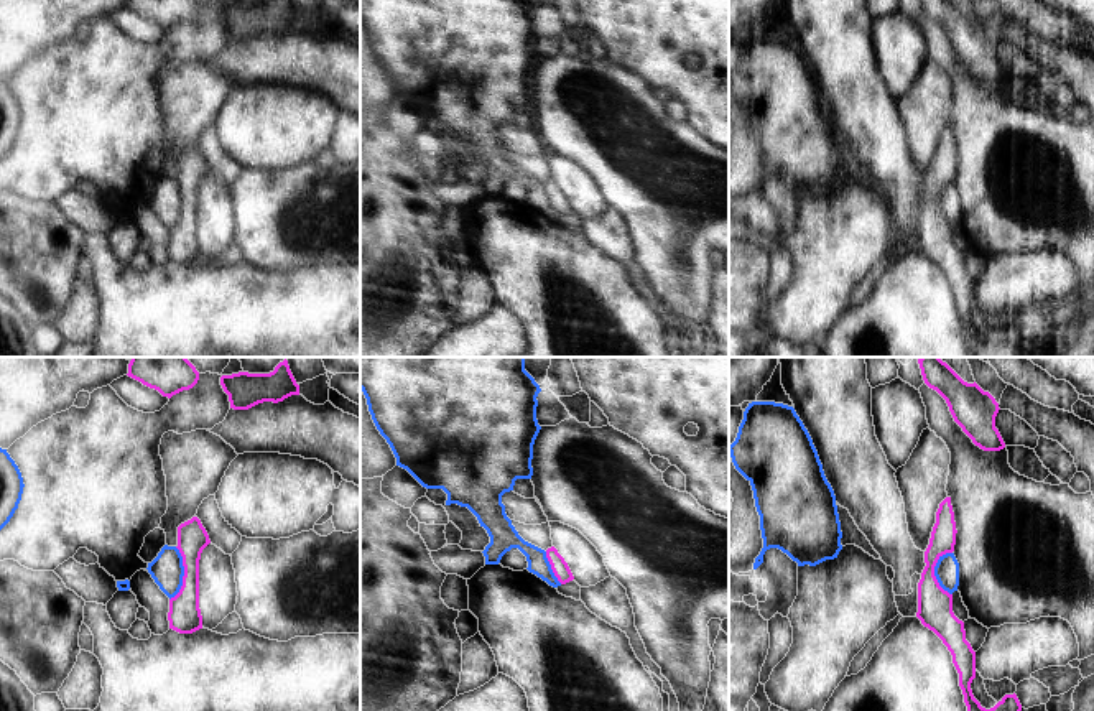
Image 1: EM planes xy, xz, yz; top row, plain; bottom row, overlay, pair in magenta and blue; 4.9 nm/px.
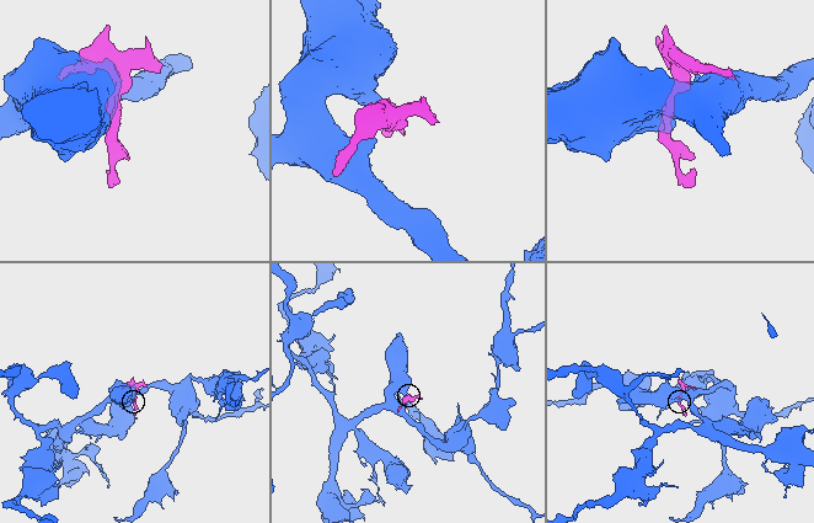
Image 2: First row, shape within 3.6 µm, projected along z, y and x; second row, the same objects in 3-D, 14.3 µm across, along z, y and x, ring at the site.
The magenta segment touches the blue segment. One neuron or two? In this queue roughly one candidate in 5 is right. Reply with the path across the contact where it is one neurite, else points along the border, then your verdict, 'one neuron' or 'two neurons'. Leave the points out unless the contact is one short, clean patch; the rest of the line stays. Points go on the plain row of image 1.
two neurons

